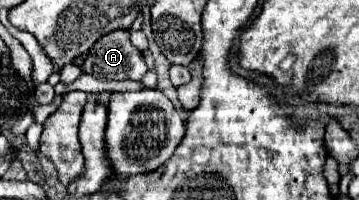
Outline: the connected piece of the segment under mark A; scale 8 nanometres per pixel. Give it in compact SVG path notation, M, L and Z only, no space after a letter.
M116 29L100 37L82 65L82 71L98 79L140 79L148 67L144 63L142 51L130 43L128 29Z

